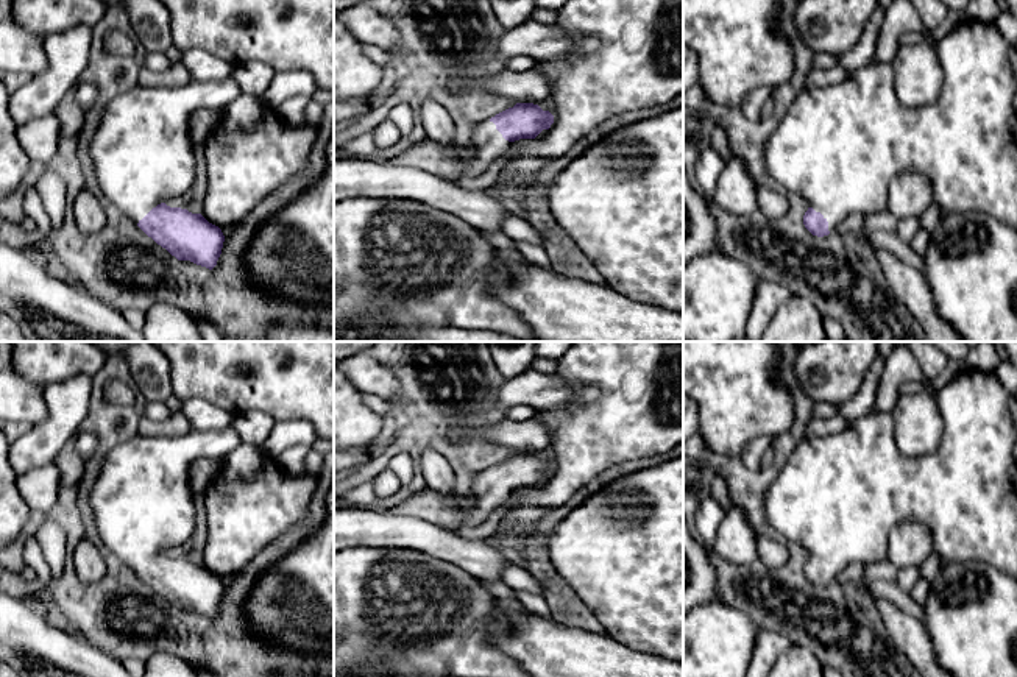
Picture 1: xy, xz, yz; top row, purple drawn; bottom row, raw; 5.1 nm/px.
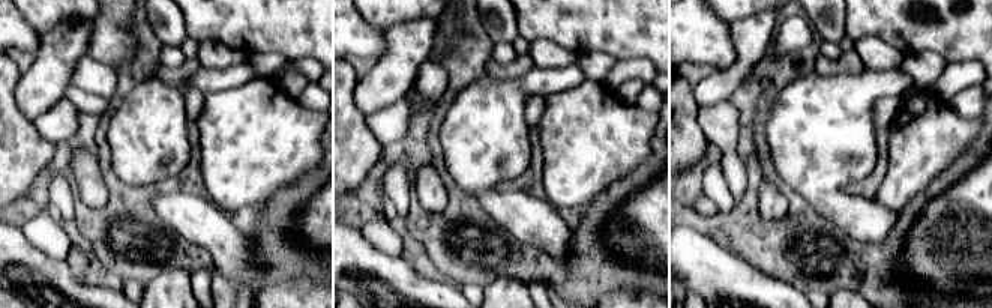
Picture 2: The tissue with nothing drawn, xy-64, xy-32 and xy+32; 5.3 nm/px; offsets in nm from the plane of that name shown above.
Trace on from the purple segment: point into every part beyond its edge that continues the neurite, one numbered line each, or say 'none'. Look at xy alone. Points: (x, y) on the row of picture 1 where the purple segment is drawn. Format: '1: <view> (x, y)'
1: xy (142, 152)

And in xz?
1: xz (487, 145)

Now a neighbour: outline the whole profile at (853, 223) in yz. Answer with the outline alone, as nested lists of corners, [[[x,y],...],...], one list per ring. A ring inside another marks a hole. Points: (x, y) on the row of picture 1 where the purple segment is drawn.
[[[855,212],[849,215],[845,220],[839,222],[836,226],[838,234],[856,234],[861,236],[870,242],[873,242],[877,246],[891,251],[897,257],[900,257],[903,262],[909,264],[911,267],[917,268],[925,275],[925,259],[922,256],[917,256],[912,253],[909,243],[903,242],[895,232],[880,231],[880,232],[870,232],[864,226],[864,220],[870,215],[863,212]]]

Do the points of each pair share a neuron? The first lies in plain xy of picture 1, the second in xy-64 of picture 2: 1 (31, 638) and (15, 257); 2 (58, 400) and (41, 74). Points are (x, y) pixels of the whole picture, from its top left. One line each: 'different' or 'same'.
1: same
2: same

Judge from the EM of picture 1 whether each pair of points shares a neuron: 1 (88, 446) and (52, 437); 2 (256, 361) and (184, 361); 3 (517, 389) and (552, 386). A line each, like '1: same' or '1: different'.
1: different
2: same
3: same

